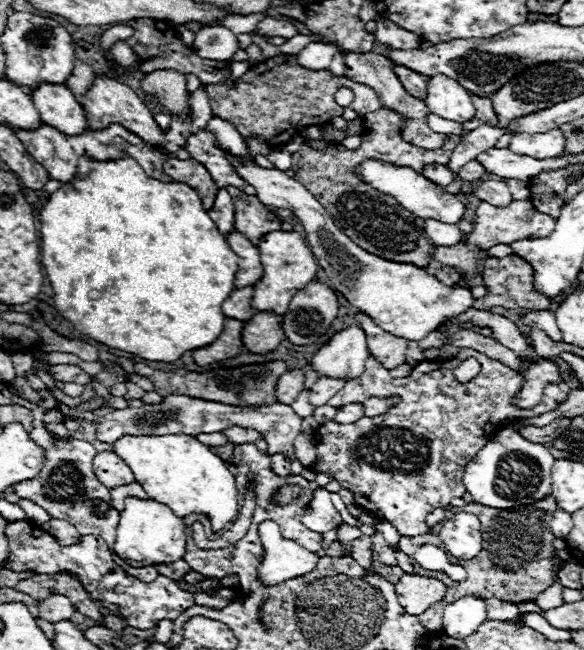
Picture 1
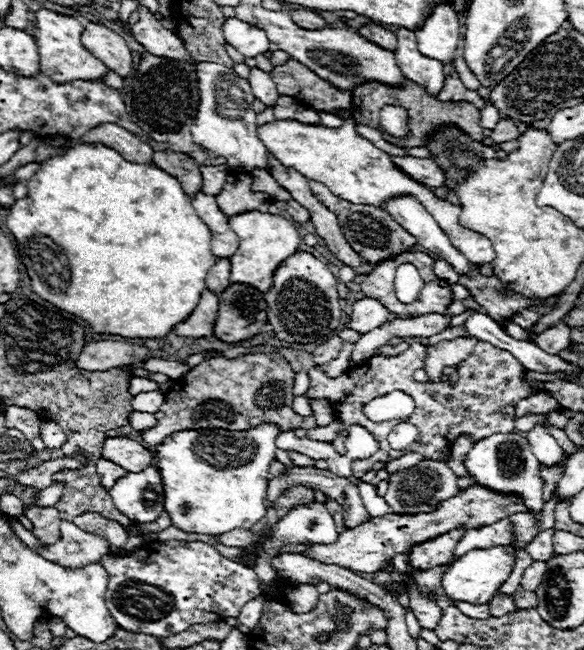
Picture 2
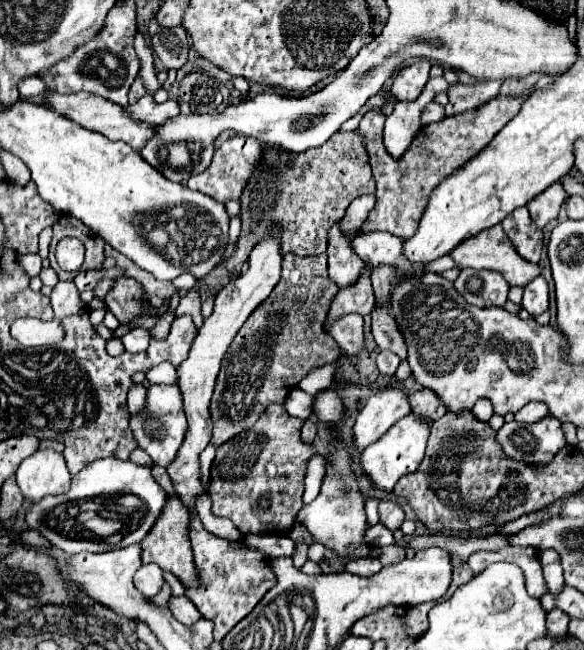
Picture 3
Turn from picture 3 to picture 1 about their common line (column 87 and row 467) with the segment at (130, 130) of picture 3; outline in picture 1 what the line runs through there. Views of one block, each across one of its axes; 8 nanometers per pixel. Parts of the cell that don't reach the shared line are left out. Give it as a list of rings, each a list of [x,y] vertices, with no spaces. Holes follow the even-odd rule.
[[[114,452],[96,454],[96,458],[94,458],[94,474],[108,490],[134,482],[134,474],[128,468],[128,464],[122,462],[122,458],[118,458]]]

